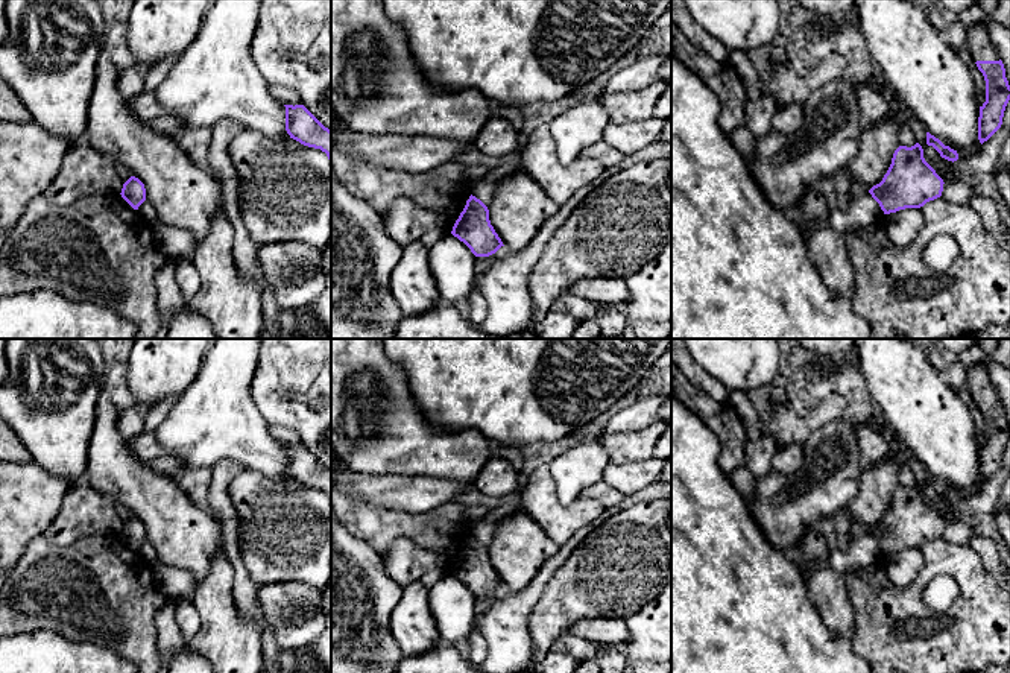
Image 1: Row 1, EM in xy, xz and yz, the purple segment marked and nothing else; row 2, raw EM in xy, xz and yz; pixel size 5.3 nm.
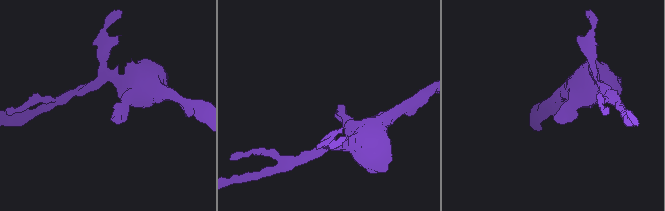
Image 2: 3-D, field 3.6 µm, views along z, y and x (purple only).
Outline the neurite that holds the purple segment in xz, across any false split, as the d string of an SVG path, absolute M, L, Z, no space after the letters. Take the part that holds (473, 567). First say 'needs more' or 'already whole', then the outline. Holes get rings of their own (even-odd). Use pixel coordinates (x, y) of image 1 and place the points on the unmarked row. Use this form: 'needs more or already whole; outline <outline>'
already whole; outline M472 535L451 574L463 582L475 597L489 597L504 586L491 565L488 547Z

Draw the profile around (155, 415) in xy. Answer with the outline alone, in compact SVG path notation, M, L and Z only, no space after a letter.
M181 395L169 397L163 401L146 409L144 430L155 433L155 430L164 422L172 407L176 404Z

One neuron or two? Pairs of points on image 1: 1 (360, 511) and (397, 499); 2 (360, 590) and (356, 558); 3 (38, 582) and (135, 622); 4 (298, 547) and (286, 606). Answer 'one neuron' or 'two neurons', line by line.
1: two neurons
2: one neuron
3: one neuron
4: two neurons

